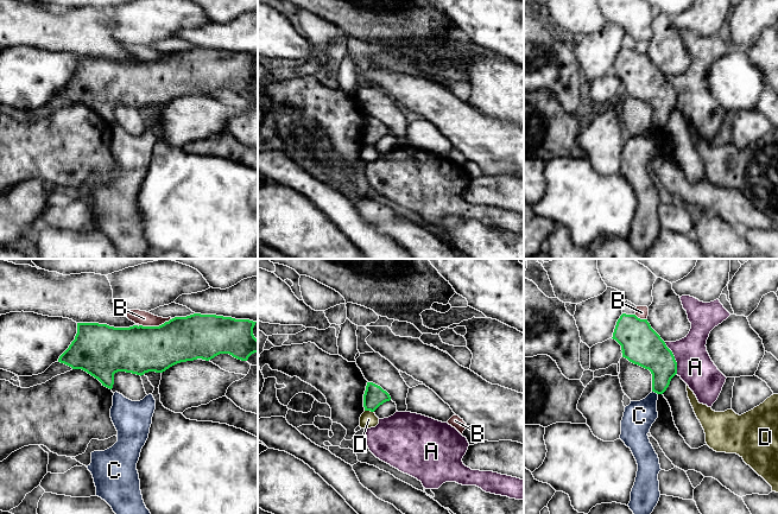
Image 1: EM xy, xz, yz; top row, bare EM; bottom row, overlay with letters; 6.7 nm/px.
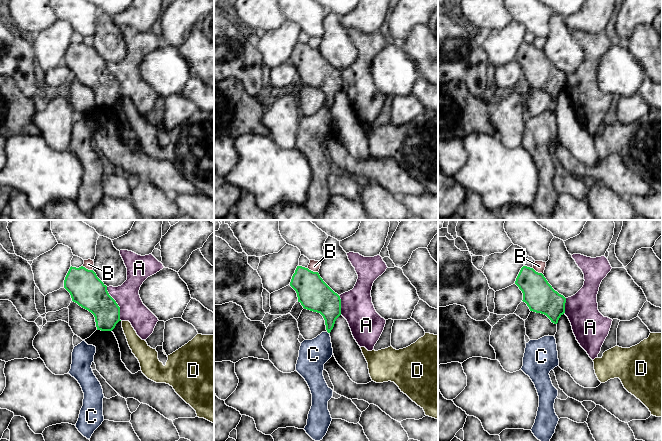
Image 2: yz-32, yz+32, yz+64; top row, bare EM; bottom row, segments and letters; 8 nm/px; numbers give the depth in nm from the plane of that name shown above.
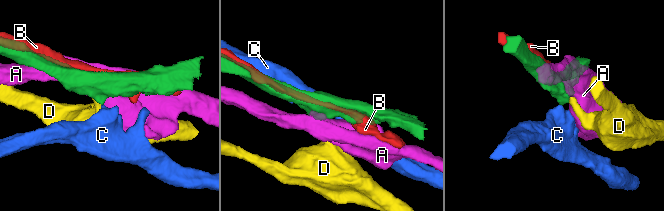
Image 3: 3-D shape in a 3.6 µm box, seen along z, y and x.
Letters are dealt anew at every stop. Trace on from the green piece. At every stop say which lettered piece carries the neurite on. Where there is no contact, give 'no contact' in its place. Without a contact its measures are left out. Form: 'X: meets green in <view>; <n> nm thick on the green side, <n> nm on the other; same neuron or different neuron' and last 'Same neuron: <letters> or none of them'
A: meets green in yz; 260 nm thick on the green side, 240 nm on the other; different neuron
B: meets green in xy; 320 nm thick on the green side, 100 nm on the other; different neuron
C: meets green in yz; 200 nm thick on the green side, 200 nm on the other; different neuron
D: meets green in xz; 150 nm thick on the green side, 120 nm on the other; different neuron
Same neuron: none of them

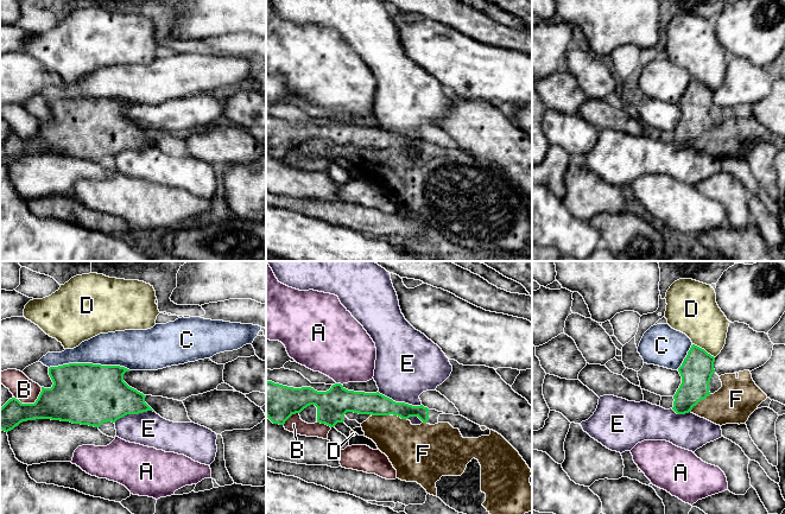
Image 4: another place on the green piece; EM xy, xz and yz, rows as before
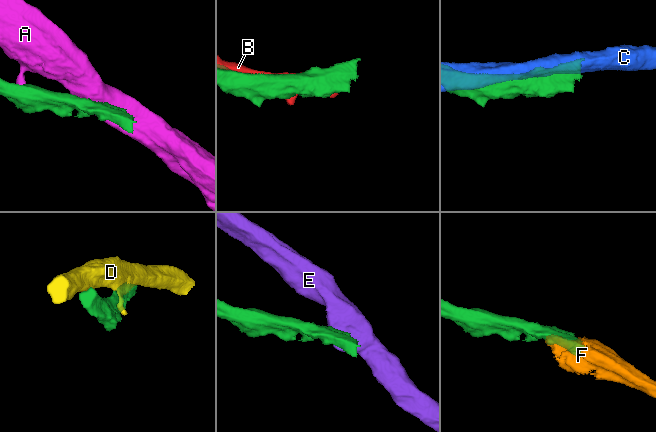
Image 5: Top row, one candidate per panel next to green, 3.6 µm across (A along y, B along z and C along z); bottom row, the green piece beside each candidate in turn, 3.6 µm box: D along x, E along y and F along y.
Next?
A: meets green in xz; 200 nm thick on the green side, 420 nm on the other; different neuron
B: meets green in xy; 280 nm thick on the green side, 160 nm on the other; different neuron
C: meets green in xy; 420 nm thick on the green side, 240 nm on the other; different neuron
D: meets green in yz; 220 nm thick on the green side, 320 nm on the other; different neuron
E: meets green in xz; 160 nm thick on the green side, 420 nm on the other; different neuron
F: meets green in yz; 220 nm thick on the green side, 280 nm on the other; same neuron
Same neuron: F

